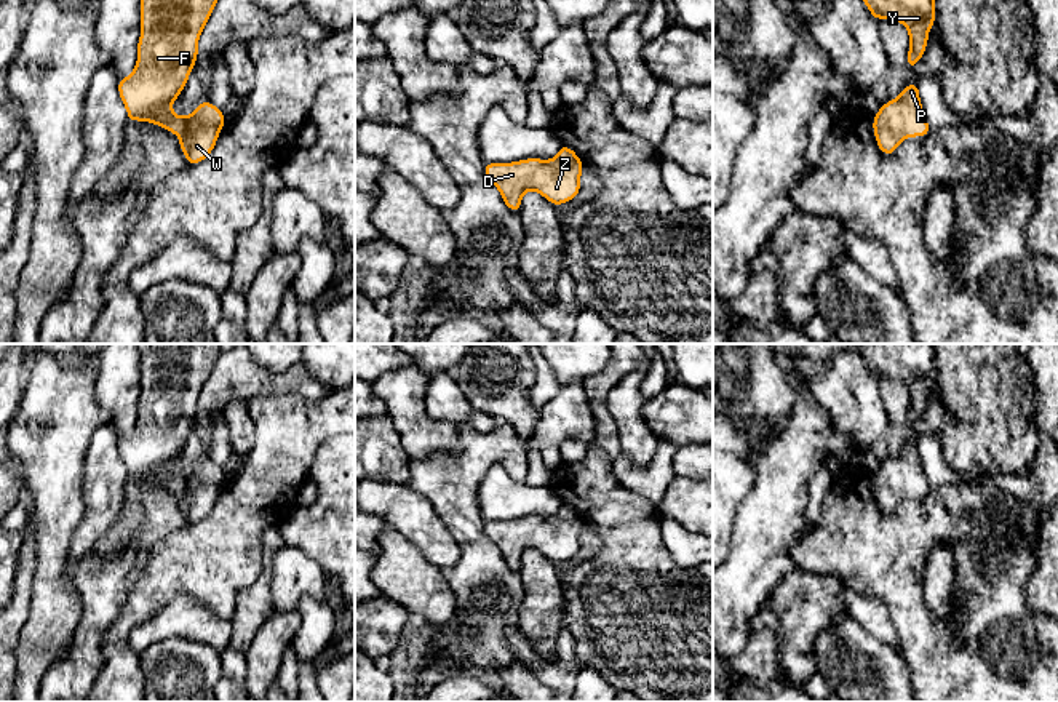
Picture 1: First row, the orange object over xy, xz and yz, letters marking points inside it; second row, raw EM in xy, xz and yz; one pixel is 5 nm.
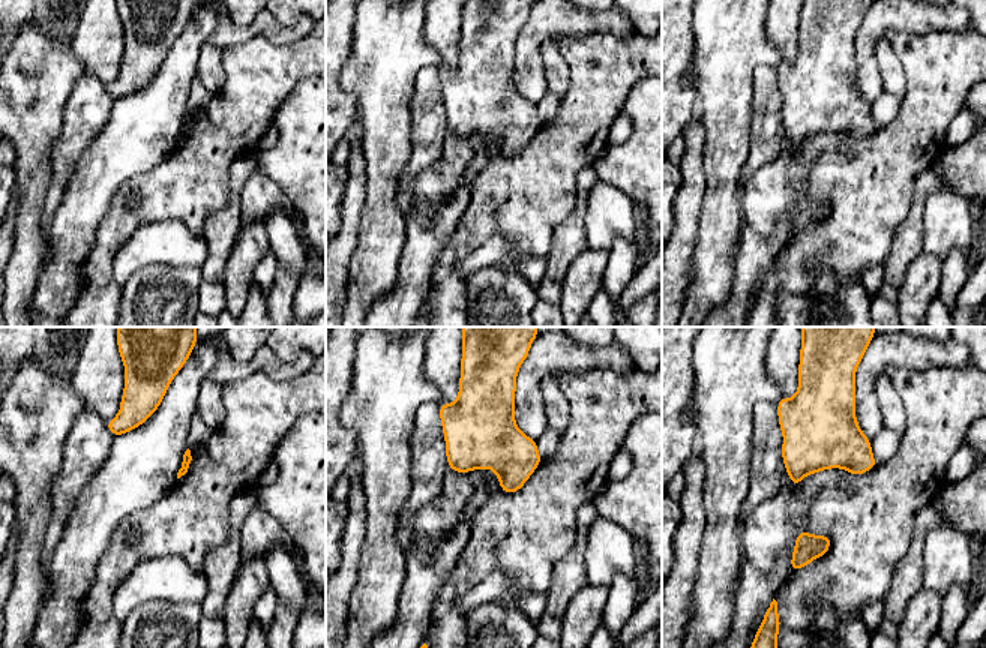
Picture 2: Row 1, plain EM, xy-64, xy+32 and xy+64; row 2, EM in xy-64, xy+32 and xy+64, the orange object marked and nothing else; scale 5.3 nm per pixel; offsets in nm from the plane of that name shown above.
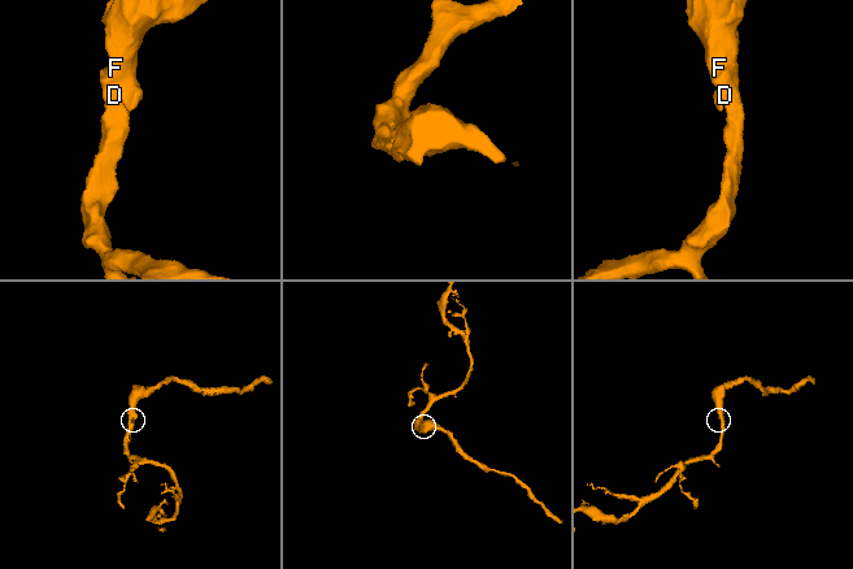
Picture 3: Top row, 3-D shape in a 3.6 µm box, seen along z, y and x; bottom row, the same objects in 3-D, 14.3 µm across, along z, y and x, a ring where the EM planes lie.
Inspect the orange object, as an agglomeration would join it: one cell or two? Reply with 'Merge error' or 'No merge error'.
No merge error

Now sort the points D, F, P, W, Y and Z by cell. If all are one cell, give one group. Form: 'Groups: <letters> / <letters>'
Groups: D F P W Y Z

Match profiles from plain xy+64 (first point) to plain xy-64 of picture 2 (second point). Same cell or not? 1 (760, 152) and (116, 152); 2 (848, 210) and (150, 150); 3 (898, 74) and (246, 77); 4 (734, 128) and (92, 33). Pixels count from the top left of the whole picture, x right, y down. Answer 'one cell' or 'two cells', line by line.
1: two cells
2: two cells
3: two cells
4: two cells

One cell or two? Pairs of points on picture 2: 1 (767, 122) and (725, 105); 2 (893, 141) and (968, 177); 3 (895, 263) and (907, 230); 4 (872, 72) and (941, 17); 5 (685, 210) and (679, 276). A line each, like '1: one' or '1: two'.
1: two
2: two
3: one
4: one
5: one

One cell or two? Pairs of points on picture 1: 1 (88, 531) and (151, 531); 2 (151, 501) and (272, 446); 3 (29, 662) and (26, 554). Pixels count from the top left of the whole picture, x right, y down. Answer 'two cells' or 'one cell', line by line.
1: two cells
2: two cells
3: two cells

